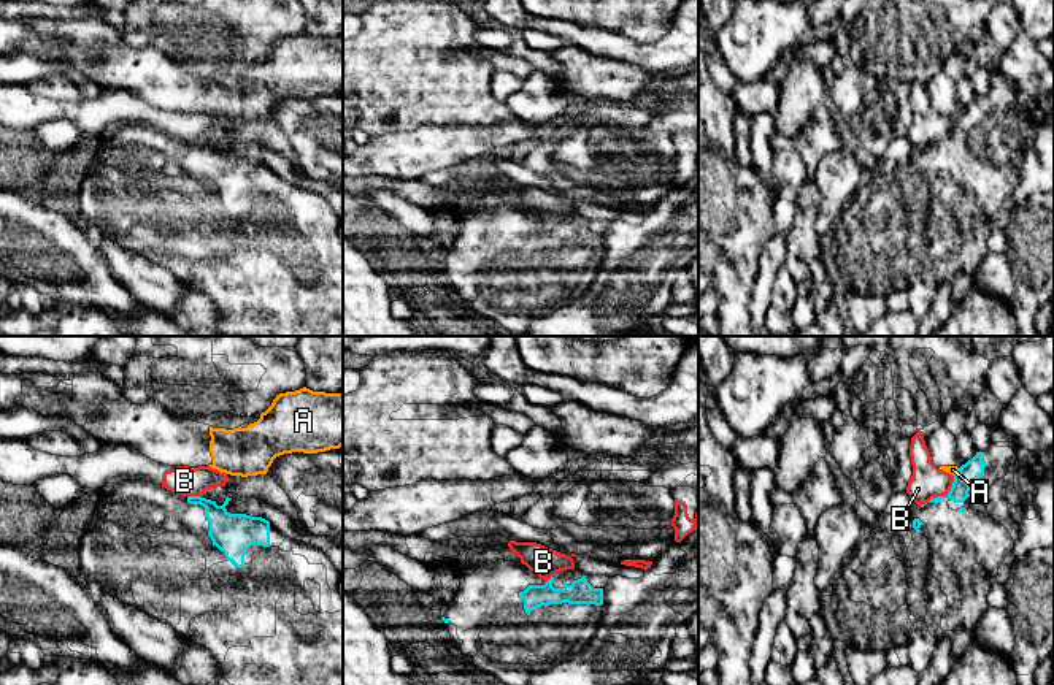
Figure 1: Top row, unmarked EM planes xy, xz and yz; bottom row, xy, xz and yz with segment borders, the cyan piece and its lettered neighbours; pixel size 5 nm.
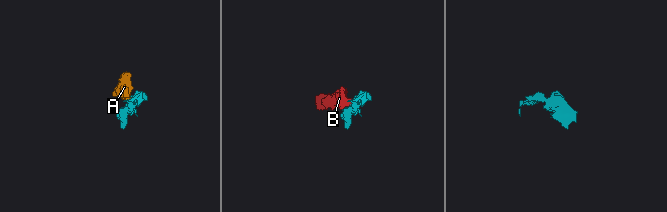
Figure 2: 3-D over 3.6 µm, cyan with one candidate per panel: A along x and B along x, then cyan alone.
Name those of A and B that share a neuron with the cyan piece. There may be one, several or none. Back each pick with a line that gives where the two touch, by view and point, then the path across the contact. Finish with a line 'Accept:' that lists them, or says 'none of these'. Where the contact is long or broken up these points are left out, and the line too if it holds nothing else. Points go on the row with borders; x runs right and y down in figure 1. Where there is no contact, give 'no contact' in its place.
Accept: none of these

